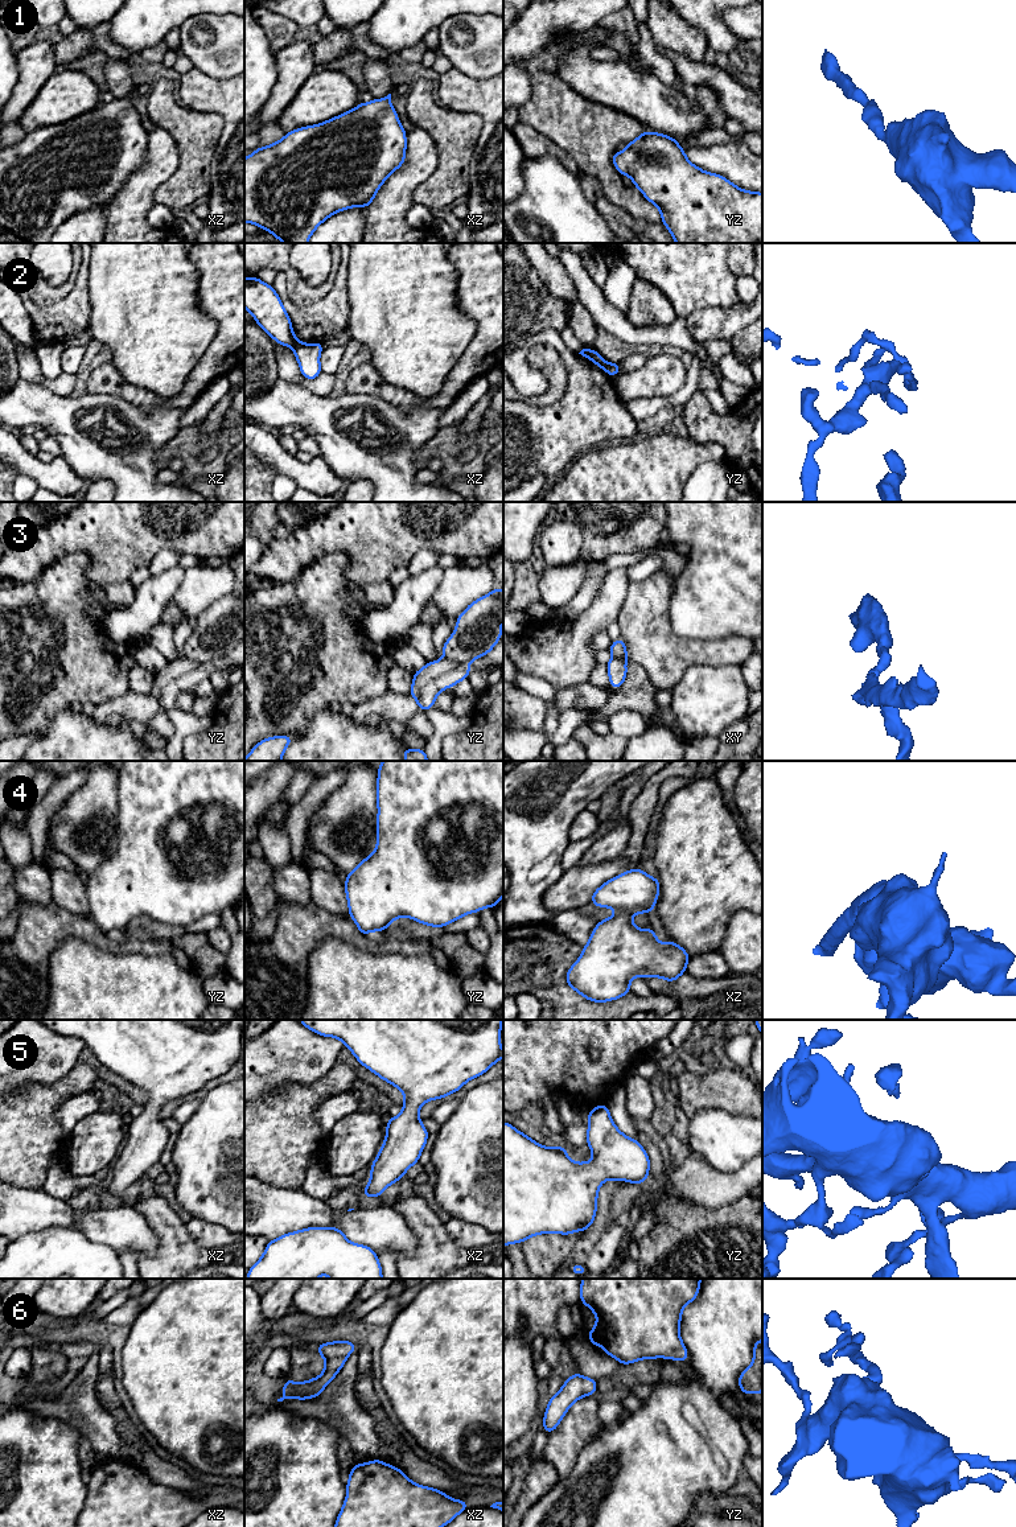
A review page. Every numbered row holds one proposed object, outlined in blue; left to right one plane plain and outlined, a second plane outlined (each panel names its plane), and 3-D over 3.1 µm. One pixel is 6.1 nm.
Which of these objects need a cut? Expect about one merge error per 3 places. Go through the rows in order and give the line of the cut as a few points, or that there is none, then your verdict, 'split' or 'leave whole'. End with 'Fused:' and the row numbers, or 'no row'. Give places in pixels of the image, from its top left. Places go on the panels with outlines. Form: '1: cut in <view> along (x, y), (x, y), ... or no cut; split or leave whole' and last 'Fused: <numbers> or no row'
1: no cut; leave whole
2: cut in xz along (300, 342), (293, 348); split
3: cut in yz along (444, 657), (468, 663); split
4: no cut; leave whole
5: no cut; leave whole
6: no cut; leave whole
Fused: 2, 3

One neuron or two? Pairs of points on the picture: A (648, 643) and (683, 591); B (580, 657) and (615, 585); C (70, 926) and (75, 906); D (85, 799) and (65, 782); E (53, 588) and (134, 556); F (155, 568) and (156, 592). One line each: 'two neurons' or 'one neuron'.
A: two neurons
B: one neuron
C: two neurons
D: two neurons
E: two neurons
F: two neurons

